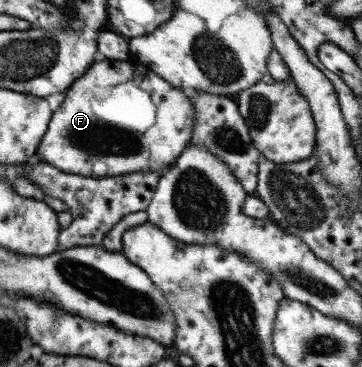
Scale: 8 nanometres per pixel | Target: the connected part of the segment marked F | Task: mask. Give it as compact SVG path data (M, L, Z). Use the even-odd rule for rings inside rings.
M102 57L93 61L64 92L64 101L51 112L46 131L35 153L41 157L42 163L51 165L62 173L84 177L103 178L146 170L160 170L163 173L189 145L194 121L194 106L186 91L172 87L150 69L138 66L134 61Z

